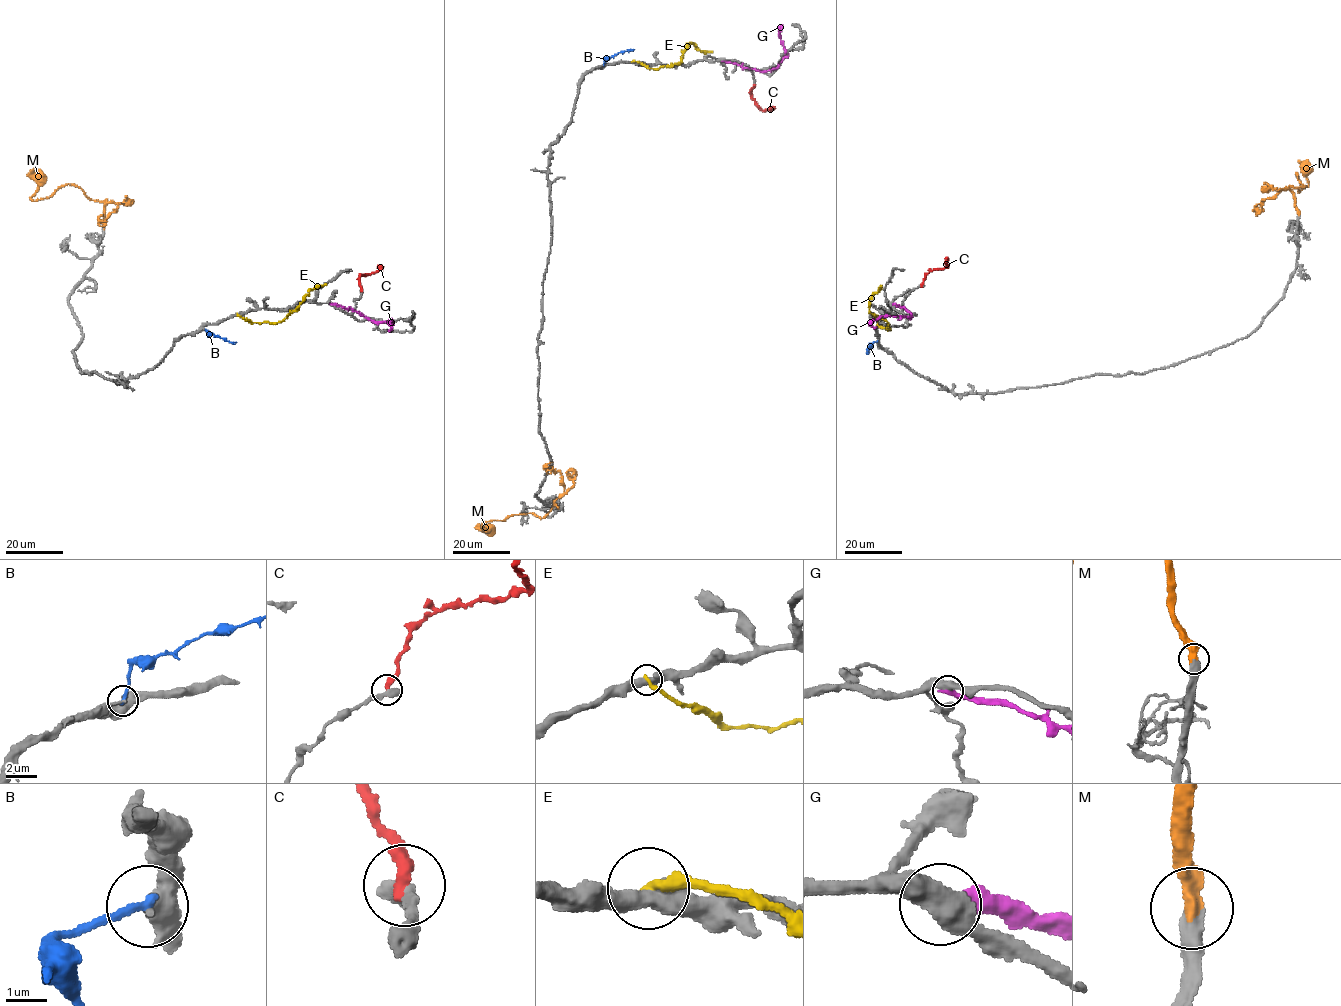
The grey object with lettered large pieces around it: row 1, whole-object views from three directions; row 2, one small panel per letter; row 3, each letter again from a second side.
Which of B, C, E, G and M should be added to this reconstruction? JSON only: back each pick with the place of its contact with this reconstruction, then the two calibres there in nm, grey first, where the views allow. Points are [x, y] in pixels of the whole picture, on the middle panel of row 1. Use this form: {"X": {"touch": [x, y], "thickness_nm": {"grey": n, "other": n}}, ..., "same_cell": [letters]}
{"M": {"touch": [558, 507], "thickness_nm": {"grey": 480, "other": 460}}, "same_cell": ["M"]}

